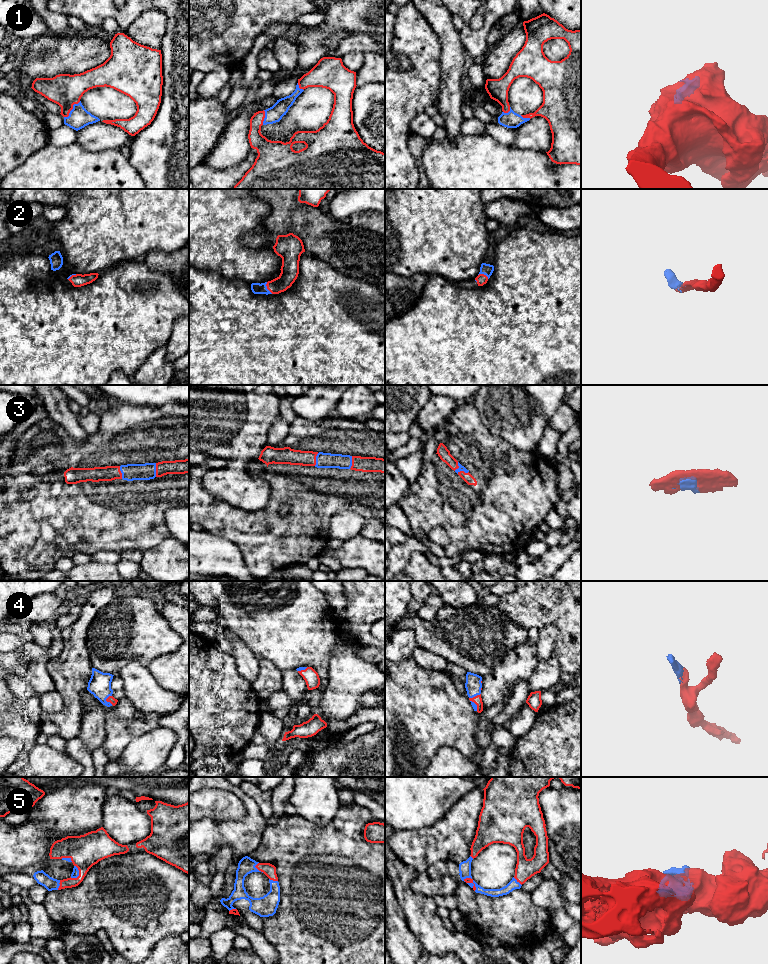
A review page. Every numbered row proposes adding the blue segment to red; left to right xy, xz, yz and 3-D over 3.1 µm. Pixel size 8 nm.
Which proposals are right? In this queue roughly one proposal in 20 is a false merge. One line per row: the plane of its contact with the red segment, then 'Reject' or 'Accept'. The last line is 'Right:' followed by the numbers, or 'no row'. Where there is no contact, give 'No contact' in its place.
1: Touches red in xy. Accept
2: Touches red in xz. Accept
3: Touches red in xy. Accept
4: Touches red in xy. Accept
5: Touches red in xy. Accept
Right: 1, 2, 3, 4, 5

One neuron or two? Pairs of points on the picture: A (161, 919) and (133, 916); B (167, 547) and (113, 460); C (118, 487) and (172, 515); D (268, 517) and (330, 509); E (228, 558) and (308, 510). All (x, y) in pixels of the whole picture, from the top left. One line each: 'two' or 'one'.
A: one
B: two
C: two
D: one
E: two

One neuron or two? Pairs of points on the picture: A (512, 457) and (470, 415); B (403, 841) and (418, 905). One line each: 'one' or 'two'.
A: one
B: two

